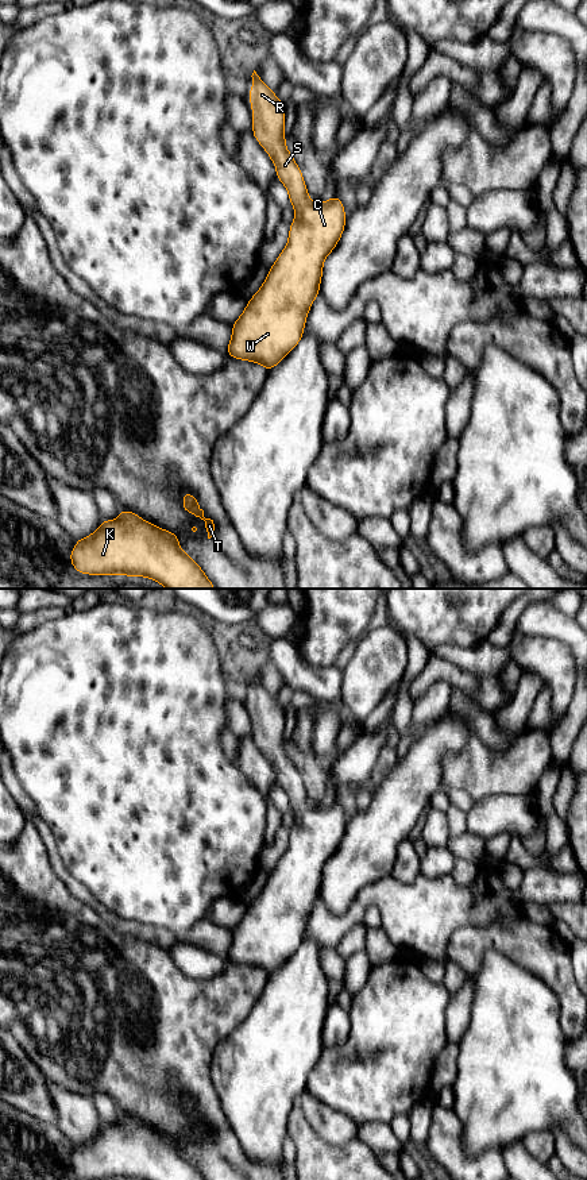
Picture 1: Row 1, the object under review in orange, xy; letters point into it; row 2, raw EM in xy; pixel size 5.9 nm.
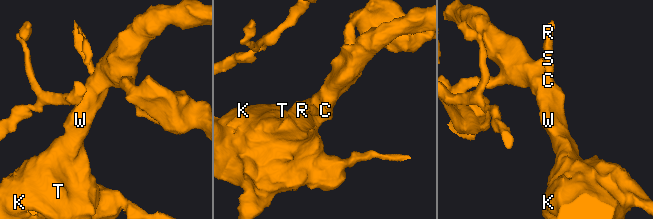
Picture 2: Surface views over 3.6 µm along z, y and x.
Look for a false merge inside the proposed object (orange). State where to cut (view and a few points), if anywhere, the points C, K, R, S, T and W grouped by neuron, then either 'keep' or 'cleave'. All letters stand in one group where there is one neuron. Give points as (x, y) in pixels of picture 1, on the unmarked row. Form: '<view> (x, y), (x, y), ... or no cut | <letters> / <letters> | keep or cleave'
no cut | C K R S T W | keep

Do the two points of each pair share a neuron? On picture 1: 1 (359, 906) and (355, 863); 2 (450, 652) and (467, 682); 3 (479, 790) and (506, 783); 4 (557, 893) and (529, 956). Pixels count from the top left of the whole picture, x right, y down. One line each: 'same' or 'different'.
1: different
2: different
3: same
4: different

